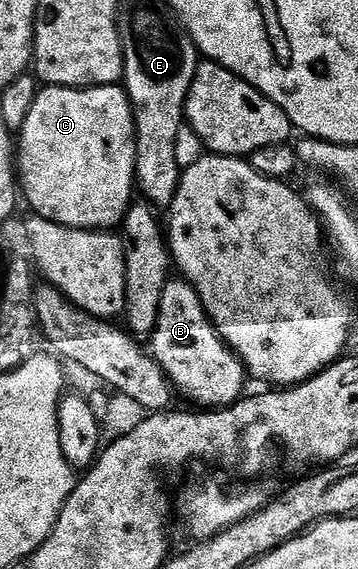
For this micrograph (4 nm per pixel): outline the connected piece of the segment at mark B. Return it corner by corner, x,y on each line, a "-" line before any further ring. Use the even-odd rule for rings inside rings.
172,279
169,280
168,285
162,291
162,300
159,304
159,311
158,311
158,323
156,324
156,331
152,334
150,338
150,344
153,345
154,349
152,348
152,355
155,357
156,361
159,363
161,368
166,374
166,378
172,383
175,387
177,392
181,391
194,402
200,404
197,406
206,408
206,409
213,409
217,407
227,407
232,405
234,402
239,401
240,398
243,396
245,392
245,385
248,383
248,376
247,370
244,367
243,363
240,361
240,357
237,356
235,352
225,342
221,339
220,336
216,333
216,329
213,327
212,321
208,317
208,313
205,311
204,304
202,303
202,299
199,297
198,294
194,291
194,287
191,283
183,280
183,279

